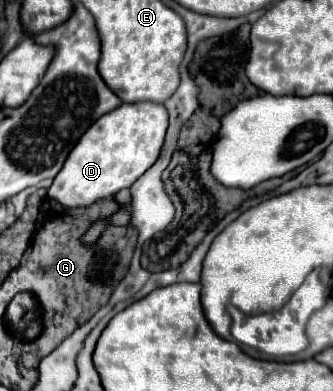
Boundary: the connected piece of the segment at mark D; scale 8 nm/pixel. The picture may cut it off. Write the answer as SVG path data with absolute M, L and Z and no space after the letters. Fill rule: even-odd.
M142 101L122 103L118 109L102 115L86 135L78 141L78 147L70 151L62 171L54 177L48 197L64 207L88 207L96 201L116 195L120 189L128 189L142 173L146 173L158 159L168 127L168 113L164 105Z

